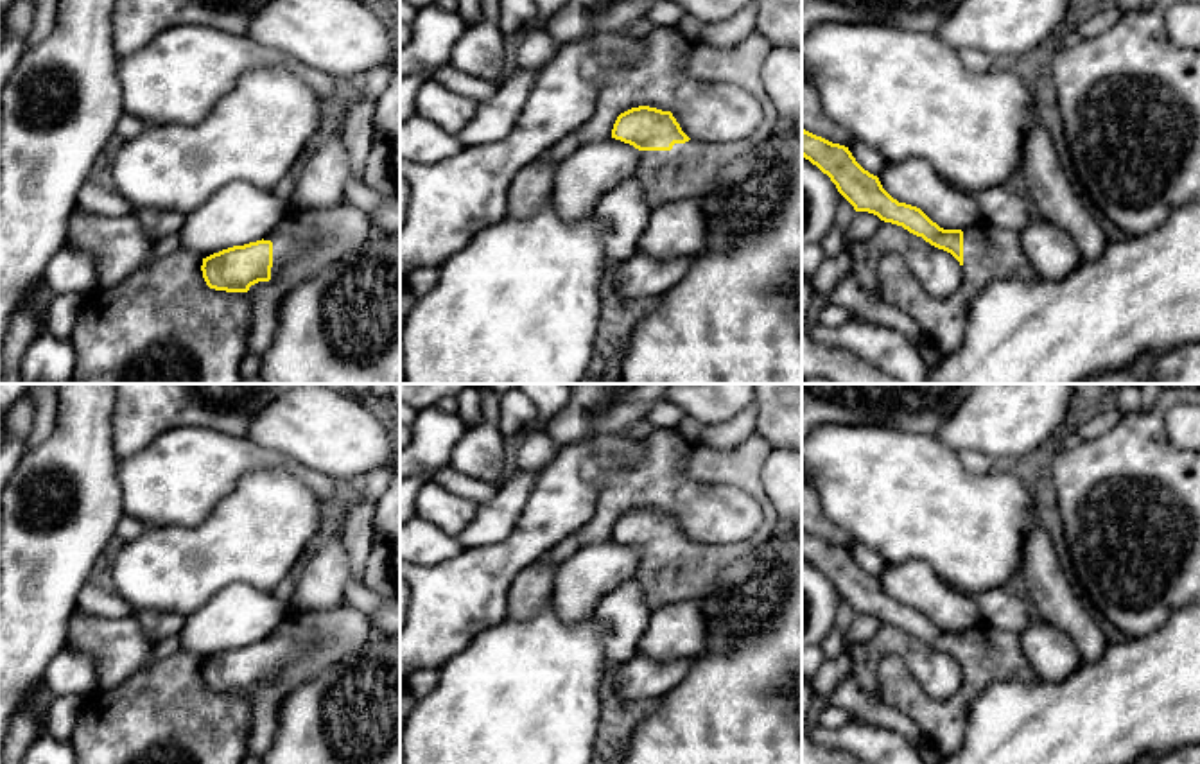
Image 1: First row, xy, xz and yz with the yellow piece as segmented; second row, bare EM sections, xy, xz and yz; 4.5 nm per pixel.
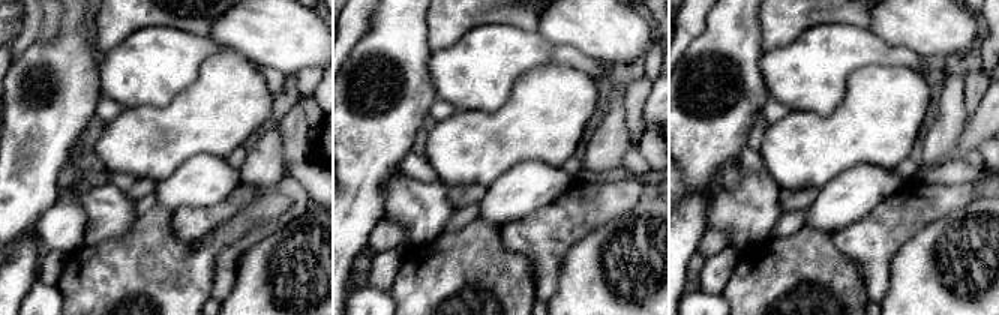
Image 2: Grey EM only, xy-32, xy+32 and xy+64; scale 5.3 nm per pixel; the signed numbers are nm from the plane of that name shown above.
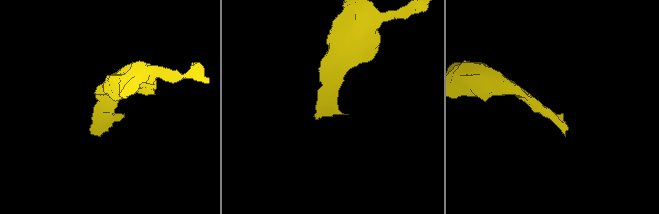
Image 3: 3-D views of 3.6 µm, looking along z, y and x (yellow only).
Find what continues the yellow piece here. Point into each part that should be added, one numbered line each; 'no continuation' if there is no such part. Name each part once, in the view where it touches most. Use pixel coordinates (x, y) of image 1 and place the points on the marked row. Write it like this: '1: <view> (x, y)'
1: xy (304, 243)

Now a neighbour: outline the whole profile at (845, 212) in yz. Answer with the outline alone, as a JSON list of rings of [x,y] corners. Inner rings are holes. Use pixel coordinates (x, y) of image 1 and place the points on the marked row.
[[[839,194],[834,224],[845,233],[856,213],[854,206]]]

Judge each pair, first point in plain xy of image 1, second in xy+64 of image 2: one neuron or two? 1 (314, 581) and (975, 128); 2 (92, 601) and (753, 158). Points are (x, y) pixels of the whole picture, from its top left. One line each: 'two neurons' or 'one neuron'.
1: two neurons
2: one neuron

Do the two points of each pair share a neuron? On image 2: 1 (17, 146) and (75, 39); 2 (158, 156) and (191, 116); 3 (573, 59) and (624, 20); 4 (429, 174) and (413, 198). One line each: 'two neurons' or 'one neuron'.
1: one neuron
2: one neuron
3: two neurons
4: two neurons

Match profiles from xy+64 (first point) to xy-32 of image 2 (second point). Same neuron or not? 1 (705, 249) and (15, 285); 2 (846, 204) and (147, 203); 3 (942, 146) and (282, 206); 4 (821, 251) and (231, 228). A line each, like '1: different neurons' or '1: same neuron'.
1: different neurons
2: different neurons
3: same neuron
4: same neuron

